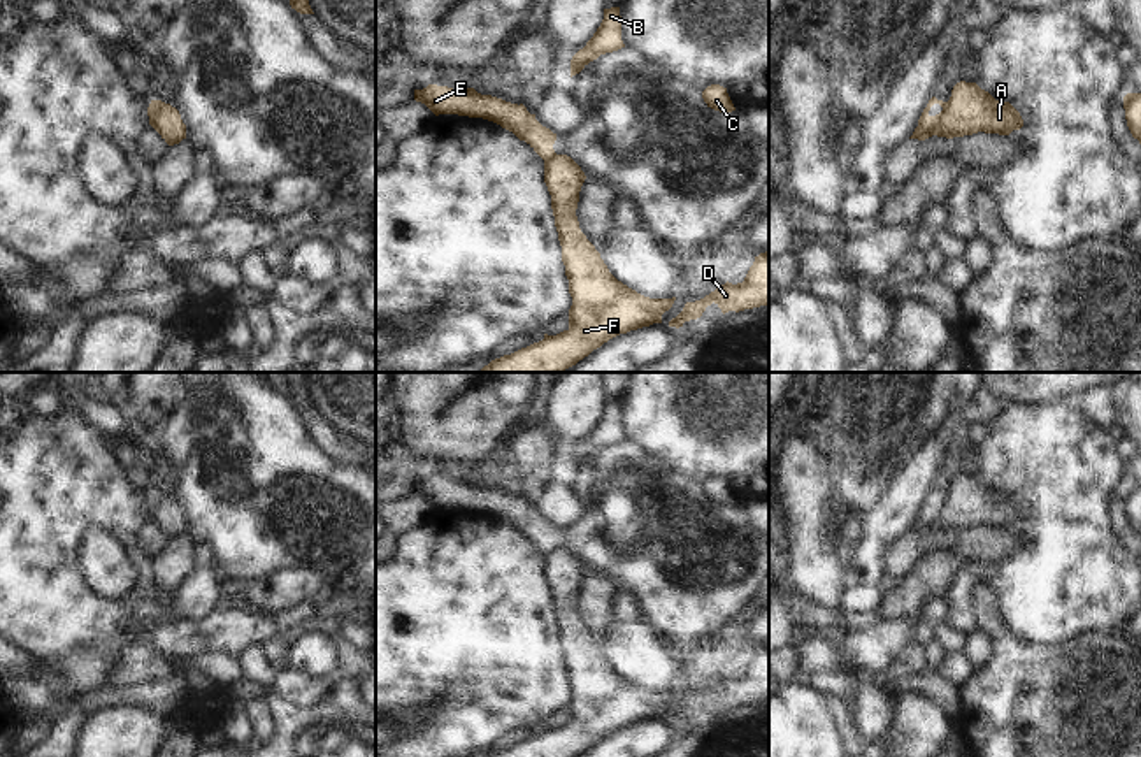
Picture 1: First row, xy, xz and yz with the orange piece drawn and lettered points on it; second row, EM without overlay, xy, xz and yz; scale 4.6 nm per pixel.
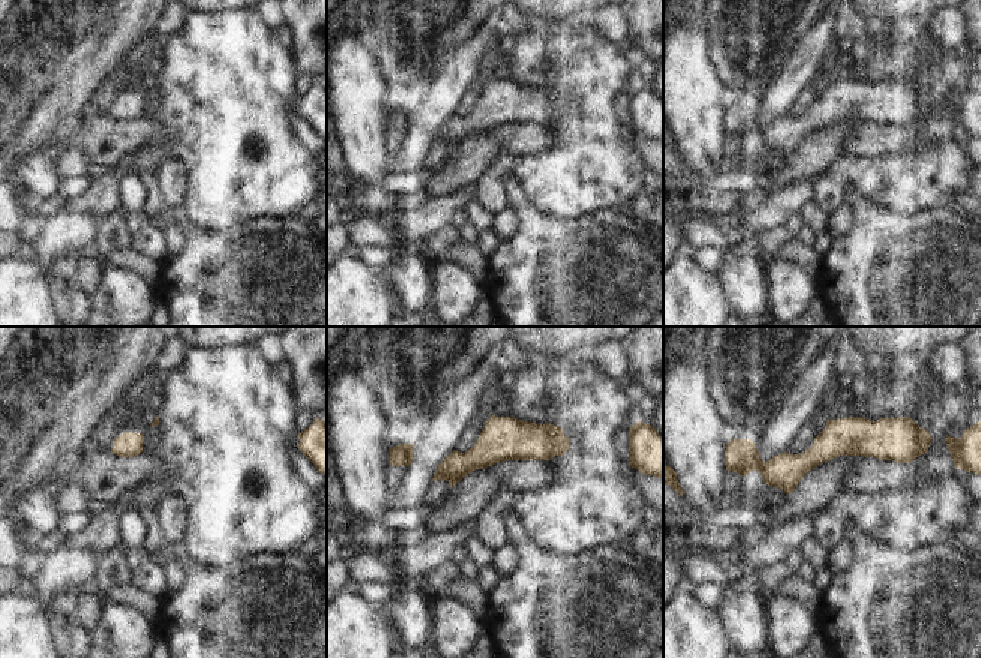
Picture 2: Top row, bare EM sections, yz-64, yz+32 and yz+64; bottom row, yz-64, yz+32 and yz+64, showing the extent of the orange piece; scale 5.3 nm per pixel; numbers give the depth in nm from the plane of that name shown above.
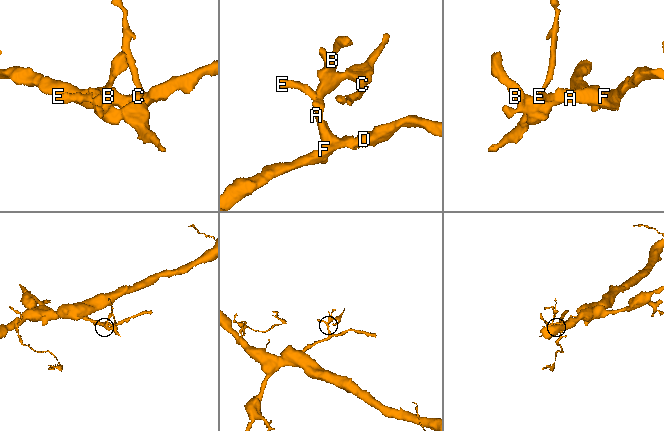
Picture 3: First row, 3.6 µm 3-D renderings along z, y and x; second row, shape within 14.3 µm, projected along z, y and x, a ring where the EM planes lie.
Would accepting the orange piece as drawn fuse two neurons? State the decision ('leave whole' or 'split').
split

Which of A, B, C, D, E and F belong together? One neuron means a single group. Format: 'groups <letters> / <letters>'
groups A B C D F / E

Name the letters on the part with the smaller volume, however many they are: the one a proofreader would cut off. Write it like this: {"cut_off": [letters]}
{"cut_off": ["E"]}

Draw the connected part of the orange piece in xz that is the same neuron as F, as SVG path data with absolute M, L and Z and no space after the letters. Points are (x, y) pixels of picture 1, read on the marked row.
M555 155L551 160L544 162L544 183L551 195L555 227L562 246L562 262L572 297L569 328L556 335L544 334L542 341L495 358L479 372L563 372L609 339L653 323L662 323L662 314L672 307L676 297L649 299L618 281L600 258L600 253L581 232L576 209L585 179L586 176L581 167L567 155Z

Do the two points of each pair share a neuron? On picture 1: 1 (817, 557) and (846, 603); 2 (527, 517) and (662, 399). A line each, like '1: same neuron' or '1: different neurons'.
1: different neurons
2: different neurons

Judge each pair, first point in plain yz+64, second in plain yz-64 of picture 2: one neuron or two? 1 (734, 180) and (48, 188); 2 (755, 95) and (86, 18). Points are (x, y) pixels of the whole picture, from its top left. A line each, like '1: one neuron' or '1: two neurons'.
1: two neurons
2: one neuron

